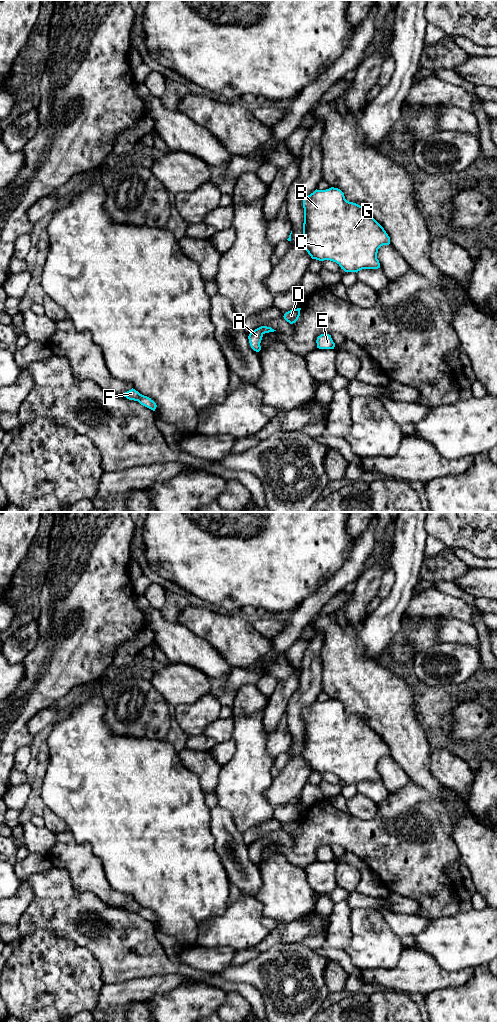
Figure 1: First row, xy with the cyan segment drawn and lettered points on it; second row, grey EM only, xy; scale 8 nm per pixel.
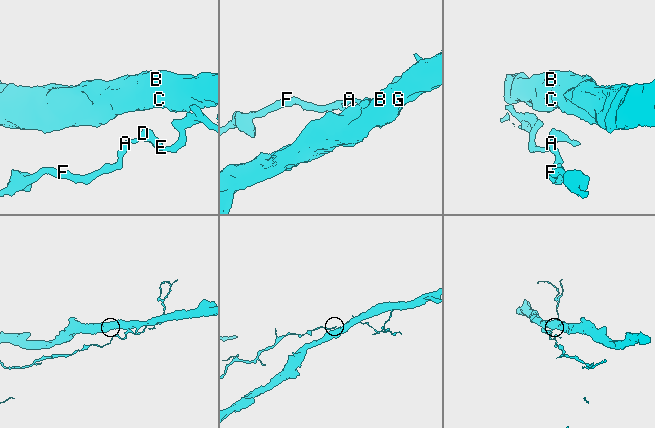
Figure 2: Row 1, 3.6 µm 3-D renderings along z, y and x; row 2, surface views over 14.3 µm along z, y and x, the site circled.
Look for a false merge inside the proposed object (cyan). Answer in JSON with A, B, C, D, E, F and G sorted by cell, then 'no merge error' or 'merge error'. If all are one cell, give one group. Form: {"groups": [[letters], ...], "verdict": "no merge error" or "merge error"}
{"groups": [["A", "B", "C", "D", "E", "G"], ["F"]], "verdict": "merge error"}

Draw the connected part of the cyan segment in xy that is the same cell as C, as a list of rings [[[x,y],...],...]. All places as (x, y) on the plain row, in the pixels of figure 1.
[[[331,699],[315,702],[303,711],[304,735],[300,751],[312,771],[336,774],[345,784],[380,780],[378,761],[390,756],[384,740],[363,719],[345,711],[344,705]]]

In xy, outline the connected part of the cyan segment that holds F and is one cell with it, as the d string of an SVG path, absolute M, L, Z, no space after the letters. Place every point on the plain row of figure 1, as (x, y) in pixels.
M133 900L131 902L125 904L124 906L120 906L120 907L126 909L129 912L138 913L141 917L143 917L153 923L155 923L155 921L157 919L156 915L151 910L140 906L138 903L136 903Z

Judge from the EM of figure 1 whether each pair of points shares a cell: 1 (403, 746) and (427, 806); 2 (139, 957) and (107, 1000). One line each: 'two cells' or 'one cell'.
1: two cells
2: two cells

